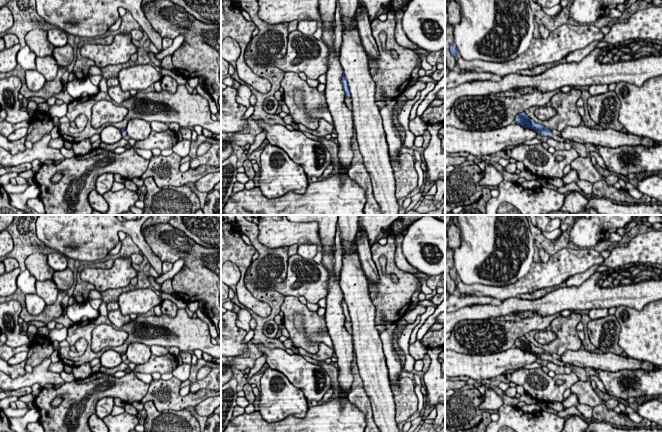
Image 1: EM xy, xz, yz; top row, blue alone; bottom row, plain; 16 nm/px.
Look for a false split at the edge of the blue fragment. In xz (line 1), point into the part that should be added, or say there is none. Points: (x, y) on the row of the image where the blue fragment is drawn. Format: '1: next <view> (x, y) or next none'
1: next xz (348, 101)

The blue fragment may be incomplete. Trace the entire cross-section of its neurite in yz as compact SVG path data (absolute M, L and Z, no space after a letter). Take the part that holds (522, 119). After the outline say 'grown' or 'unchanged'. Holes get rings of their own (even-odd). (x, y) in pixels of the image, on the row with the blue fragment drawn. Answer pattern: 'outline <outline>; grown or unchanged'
outline M525 112L517 114L515 116L515 123L521 125L524 128L533 129L538 133L538 136L548 136L556 141L563 142L564 138L561 137L561 131L550 130L542 124L536 123L530 119Z; grown

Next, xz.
outline M343 73L343 76L342 76L342 85L343 85L343 89L345 91L345 104L348 107L348 109L352 111L353 108L352 108L351 94L349 92L348 83L347 83L347 80L344 76L344 73Z; grown

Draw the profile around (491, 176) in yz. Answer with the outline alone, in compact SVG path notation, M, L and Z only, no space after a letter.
M485 165L485 170L483 171L483 178L480 180L479 184L481 186L499 186L503 181L503 174L498 171L493 165Z

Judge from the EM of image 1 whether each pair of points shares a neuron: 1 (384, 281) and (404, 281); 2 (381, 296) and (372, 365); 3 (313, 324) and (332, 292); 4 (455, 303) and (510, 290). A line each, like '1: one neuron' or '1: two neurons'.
1: one neuron
2: two neurons
3: two neurons
4: two neurons

